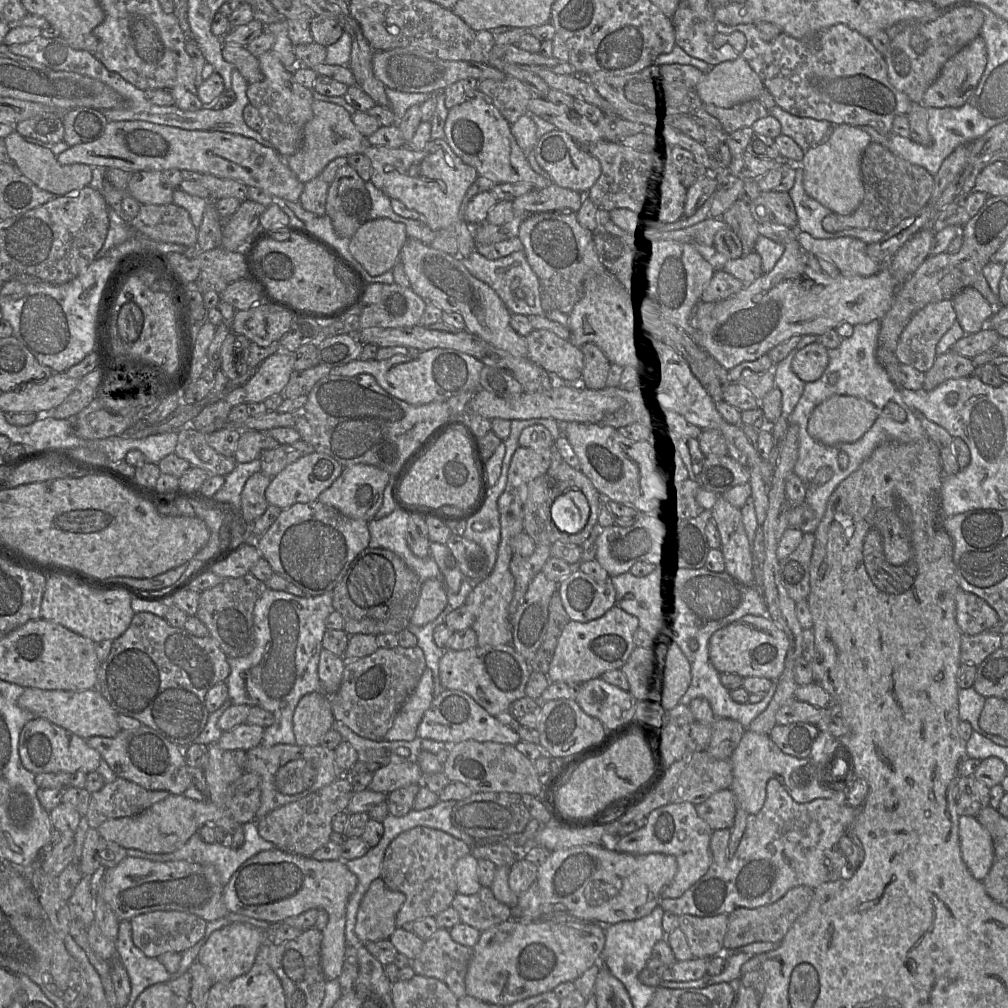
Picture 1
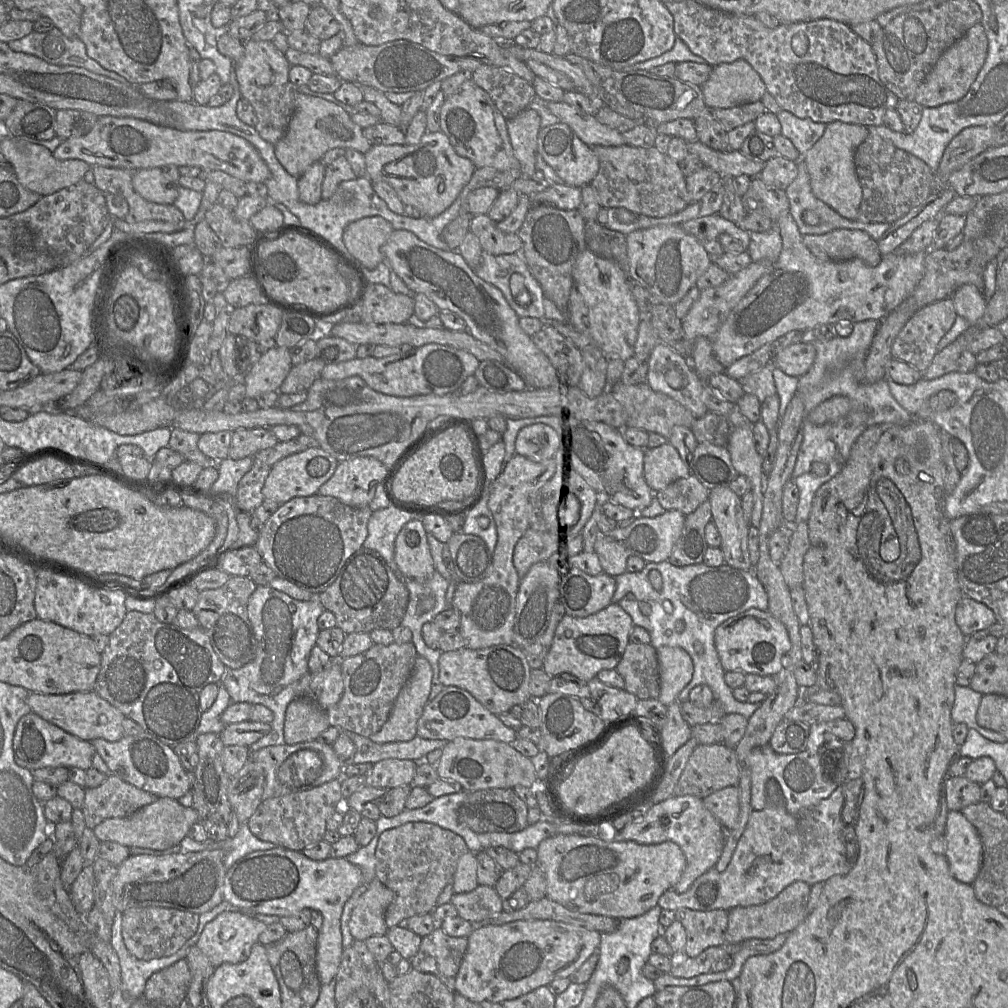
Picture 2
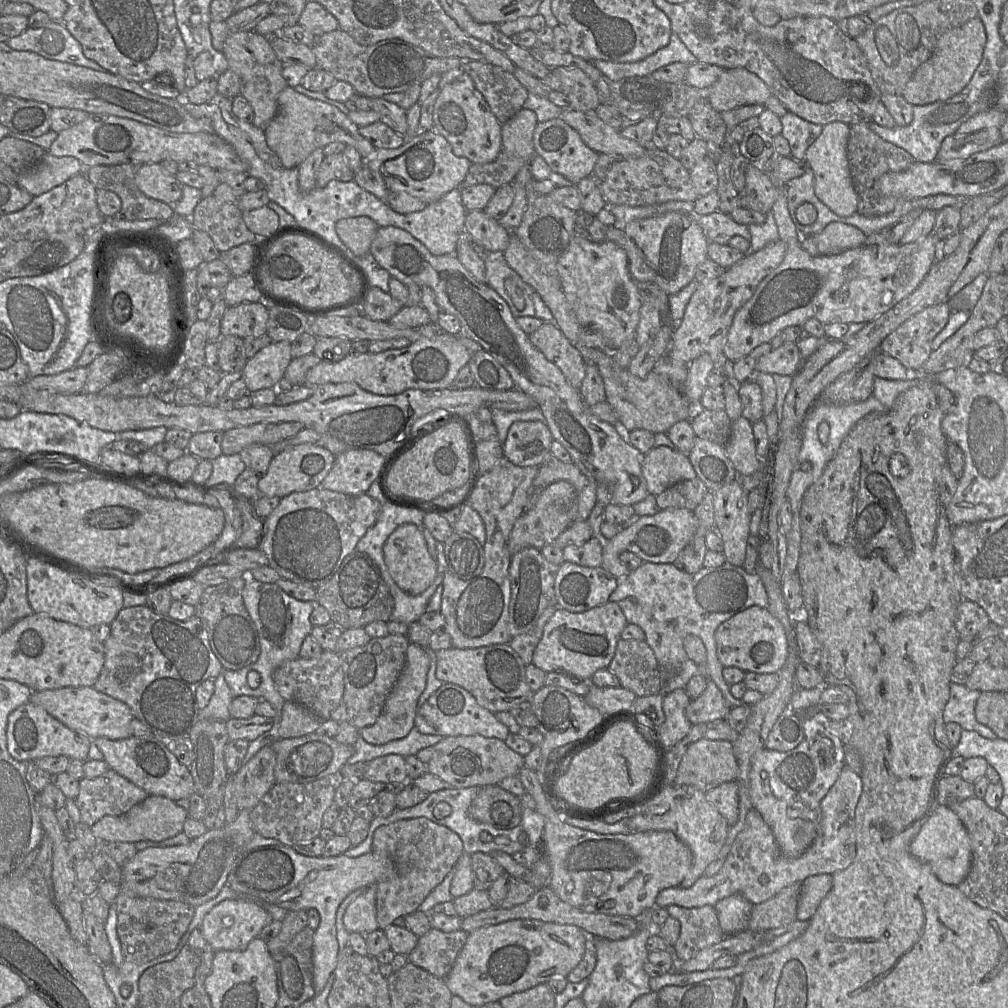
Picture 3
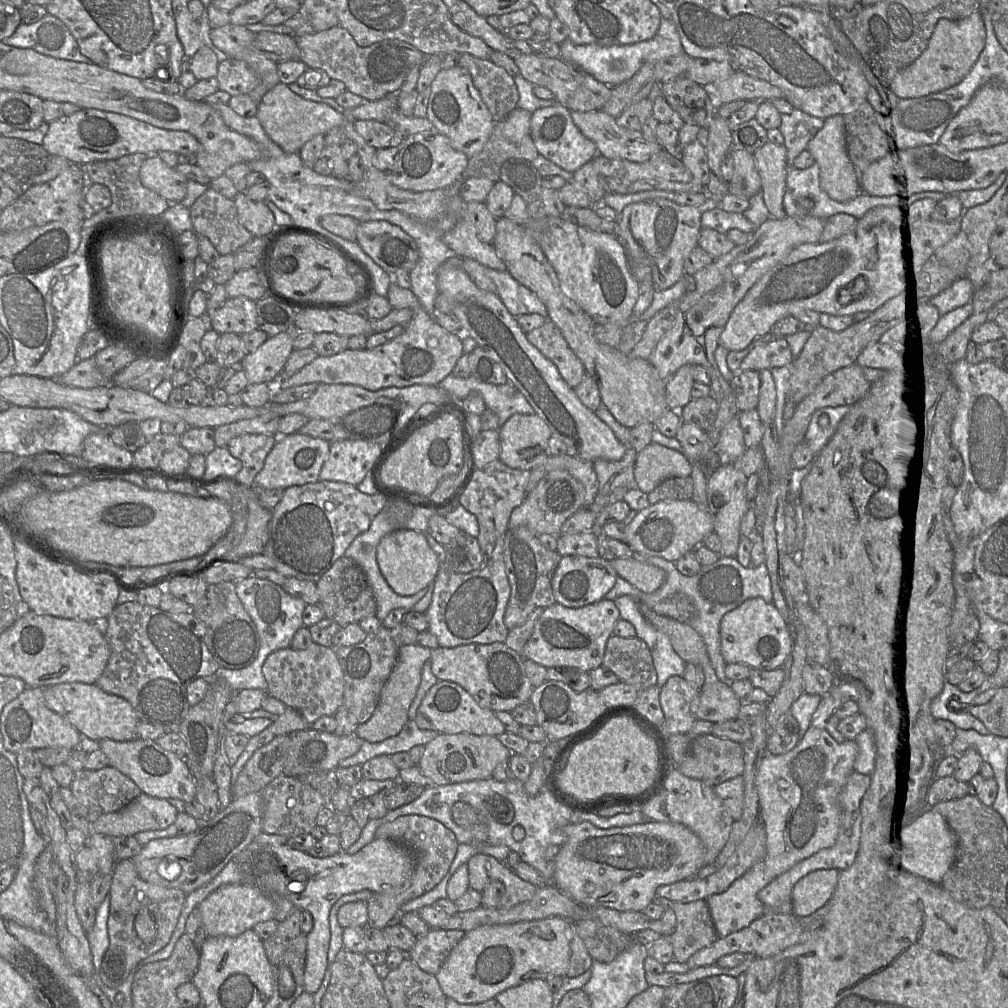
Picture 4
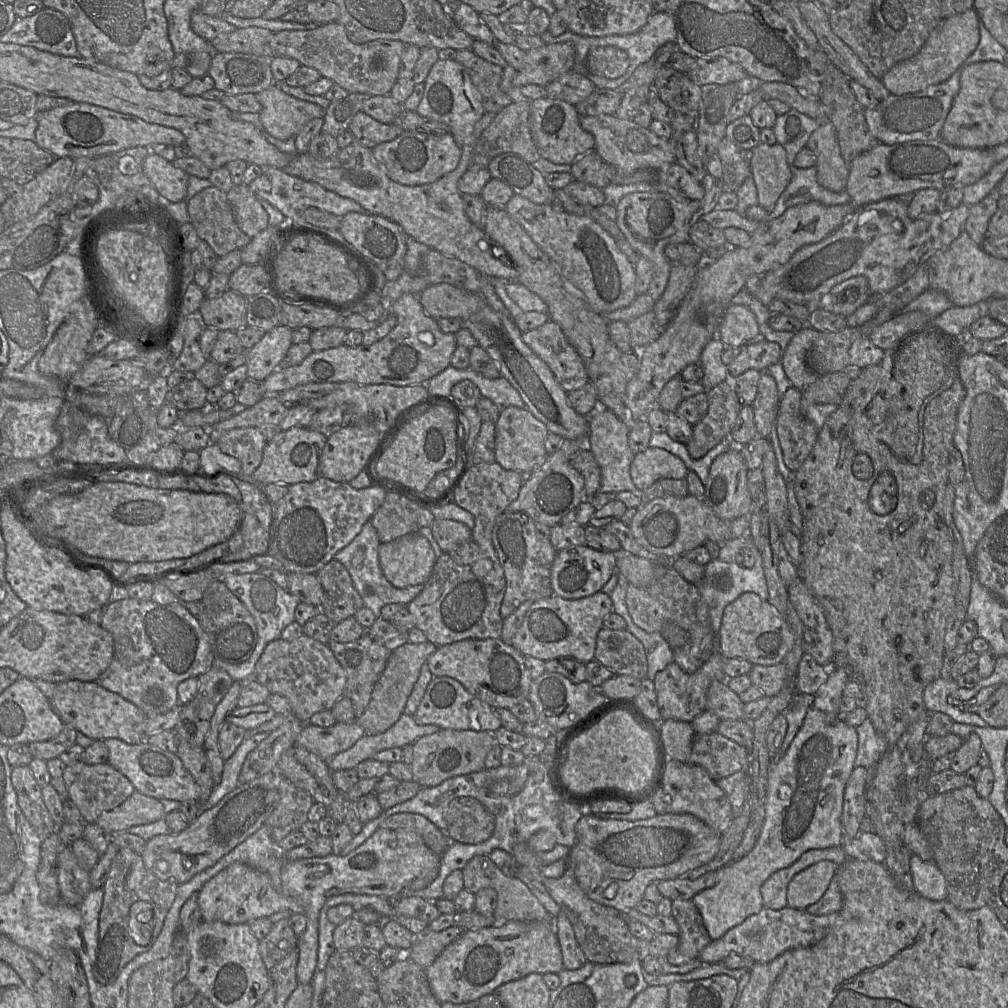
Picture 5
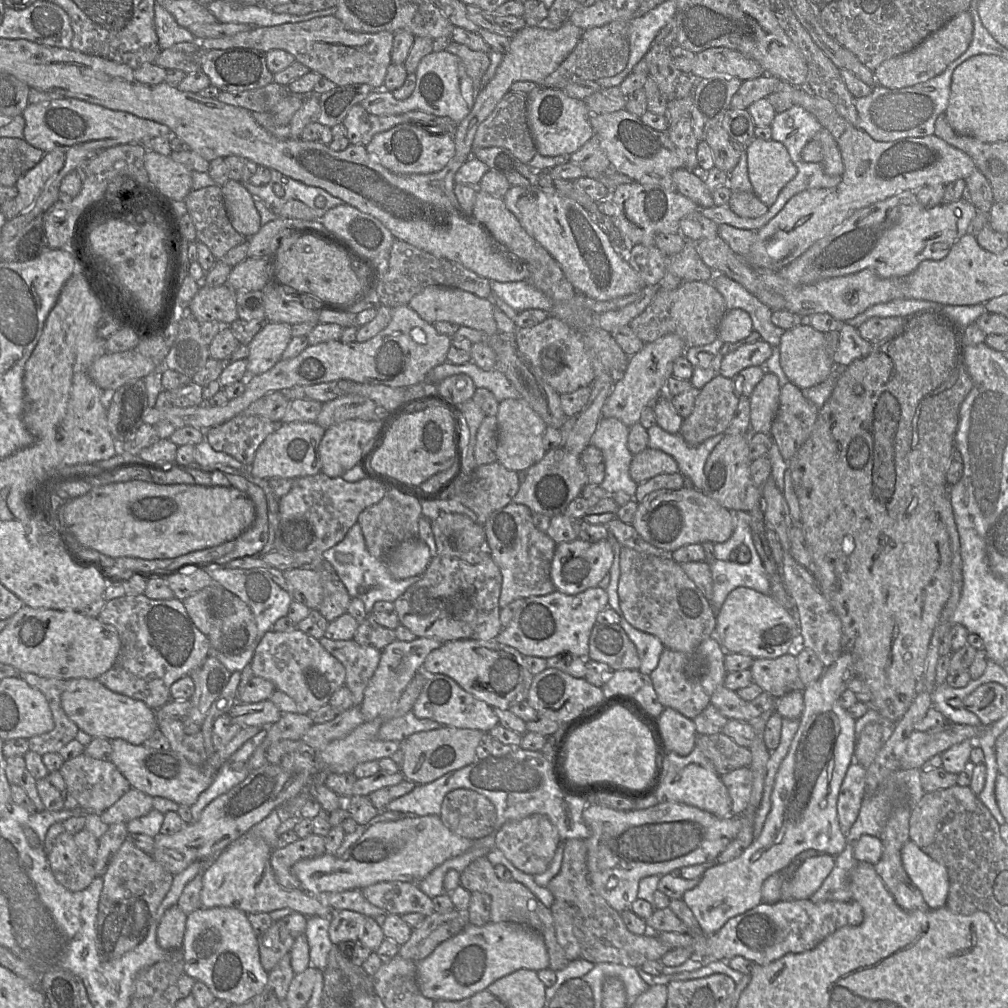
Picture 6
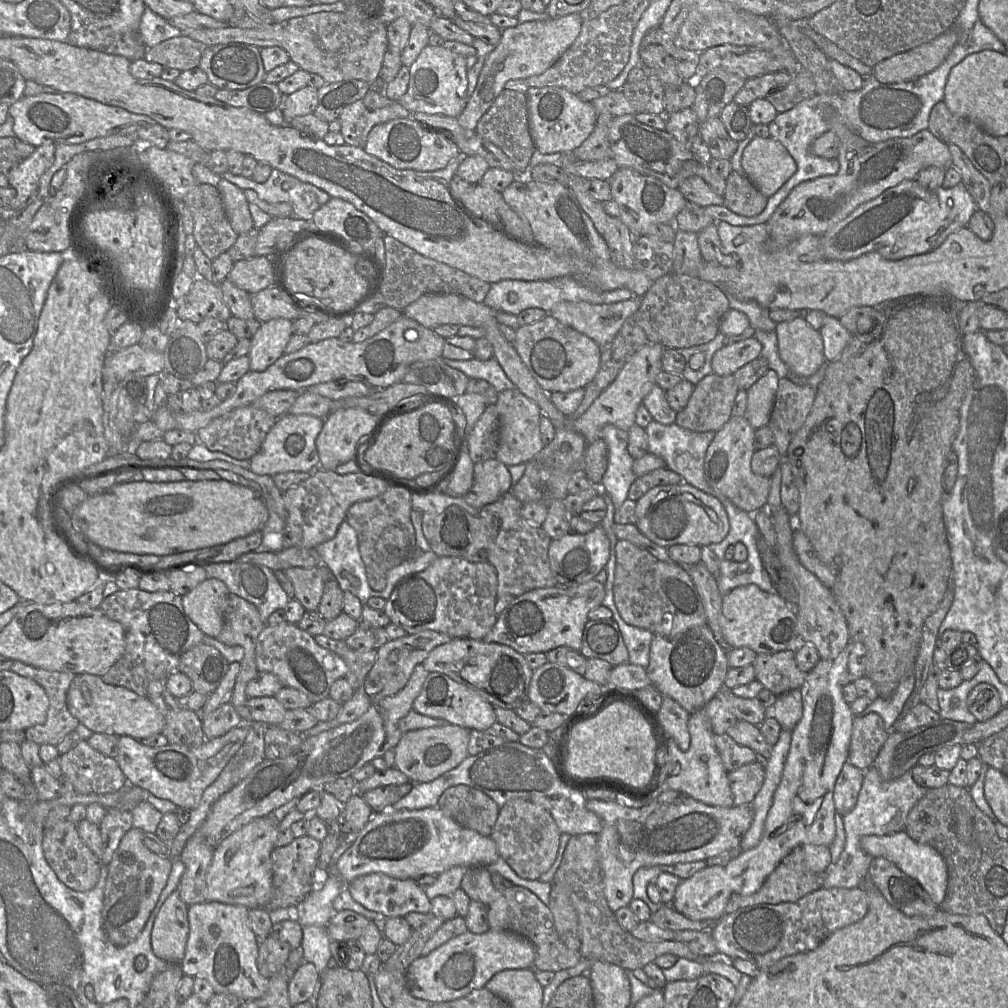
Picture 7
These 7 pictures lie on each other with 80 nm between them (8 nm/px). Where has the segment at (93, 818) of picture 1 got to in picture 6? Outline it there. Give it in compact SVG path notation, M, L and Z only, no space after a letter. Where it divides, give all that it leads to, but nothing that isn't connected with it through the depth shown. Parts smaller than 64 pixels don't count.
M85 752L63 762L60 773L66 788L78 802L83 812L101 814L116 803L131 785L111 760L100 760L88 756Z

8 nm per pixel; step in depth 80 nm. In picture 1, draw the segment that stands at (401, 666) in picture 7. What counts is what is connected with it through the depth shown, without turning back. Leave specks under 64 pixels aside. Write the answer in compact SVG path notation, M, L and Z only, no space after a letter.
M427 667L417 687L401 707L384 740L413 741L417 737L419 724L433 699L433 675L432 670Z

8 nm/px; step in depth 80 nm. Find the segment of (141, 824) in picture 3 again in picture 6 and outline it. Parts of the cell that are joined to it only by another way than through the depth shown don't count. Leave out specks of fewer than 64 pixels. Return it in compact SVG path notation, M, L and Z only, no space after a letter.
M130 788L116 803L100 814L107 824L128 823L133 819L147 815L153 809L153 797Z

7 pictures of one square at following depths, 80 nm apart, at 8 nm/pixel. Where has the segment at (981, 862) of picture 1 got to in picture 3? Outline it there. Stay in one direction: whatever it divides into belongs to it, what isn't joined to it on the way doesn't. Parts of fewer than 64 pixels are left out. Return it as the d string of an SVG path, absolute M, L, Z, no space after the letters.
M939 805L909 844L912 856L928 864L944 884L958 886L968 875L972 863L969 834L959 817L947 806Z

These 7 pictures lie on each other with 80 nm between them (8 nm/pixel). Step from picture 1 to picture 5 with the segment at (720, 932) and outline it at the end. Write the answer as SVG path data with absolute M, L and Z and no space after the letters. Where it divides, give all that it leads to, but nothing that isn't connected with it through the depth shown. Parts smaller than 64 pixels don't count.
M672 900L672 916L679 926L679 944L665 961L671 965L699 960L700 952L712 941L700 912L692 900Z

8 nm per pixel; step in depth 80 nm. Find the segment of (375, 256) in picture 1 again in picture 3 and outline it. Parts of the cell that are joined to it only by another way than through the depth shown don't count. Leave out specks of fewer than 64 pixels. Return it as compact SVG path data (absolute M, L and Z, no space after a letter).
M366 216L340 219L335 224L340 240L355 256L370 253L370 246L378 228L379 226Z

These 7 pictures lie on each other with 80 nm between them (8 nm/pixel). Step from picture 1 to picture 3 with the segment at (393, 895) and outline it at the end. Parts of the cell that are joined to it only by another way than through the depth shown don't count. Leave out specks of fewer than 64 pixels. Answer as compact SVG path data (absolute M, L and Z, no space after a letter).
M371 884L346 909L343 924L346 930L363 935L379 929L376 917L377 884Z

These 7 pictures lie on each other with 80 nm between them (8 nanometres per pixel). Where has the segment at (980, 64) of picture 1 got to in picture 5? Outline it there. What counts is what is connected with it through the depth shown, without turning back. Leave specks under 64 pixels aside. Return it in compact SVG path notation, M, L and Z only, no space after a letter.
M971 8L942 20L930 33L925 44L913 57L894 65L881 79L885 88L895 95L926 89L949 79L959 70L979 44L979 14Z

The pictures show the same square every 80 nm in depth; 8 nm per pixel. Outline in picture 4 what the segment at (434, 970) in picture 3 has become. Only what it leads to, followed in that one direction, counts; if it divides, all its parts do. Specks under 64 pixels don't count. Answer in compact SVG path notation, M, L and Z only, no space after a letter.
M431 929L417 937L410 951L402 951L425 972L436 975L456 944L465 936L463 930Z

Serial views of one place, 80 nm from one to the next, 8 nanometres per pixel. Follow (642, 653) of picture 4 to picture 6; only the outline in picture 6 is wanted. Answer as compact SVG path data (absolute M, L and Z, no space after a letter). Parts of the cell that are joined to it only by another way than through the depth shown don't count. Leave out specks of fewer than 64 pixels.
M596 623L589 637L589 659L609 665L613 670L639 670L635 644L619 624Z

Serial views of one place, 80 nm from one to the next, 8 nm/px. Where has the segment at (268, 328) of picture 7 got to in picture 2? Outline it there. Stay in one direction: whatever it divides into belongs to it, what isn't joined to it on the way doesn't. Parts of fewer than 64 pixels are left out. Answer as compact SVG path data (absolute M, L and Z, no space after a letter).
M269 349L244 375L246 397L256 399L266 392L278 391L292 366L289 349Z

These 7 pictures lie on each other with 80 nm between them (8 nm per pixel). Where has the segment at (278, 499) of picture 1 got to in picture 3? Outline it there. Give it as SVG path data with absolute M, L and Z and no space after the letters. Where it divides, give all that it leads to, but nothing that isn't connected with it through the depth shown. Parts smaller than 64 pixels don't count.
M310 443L287 447L275 453L266 474L258 482L260 495L283 498L293 492L304 492L319 486L327 476L335 460L328 449Z

